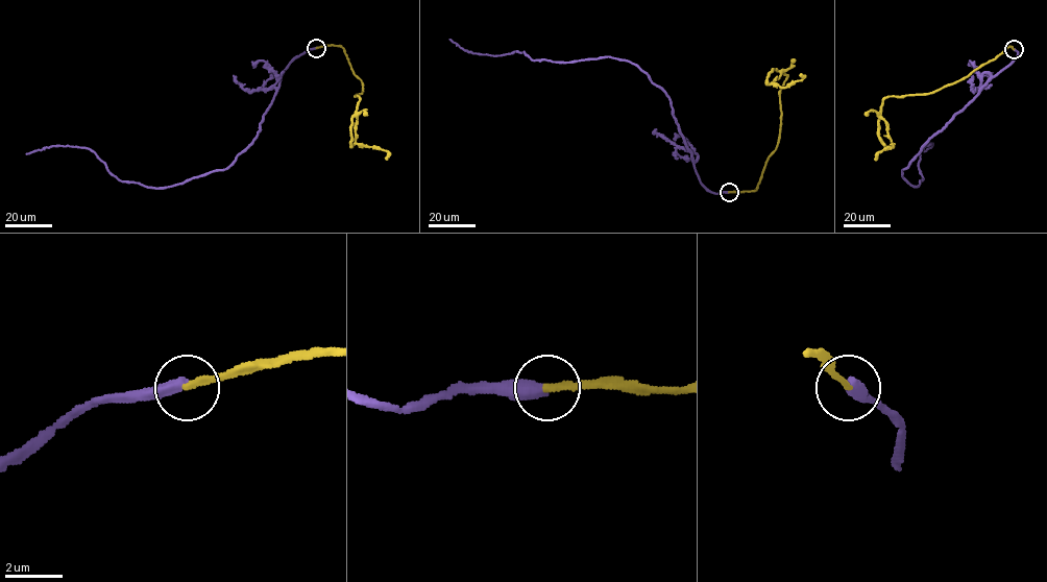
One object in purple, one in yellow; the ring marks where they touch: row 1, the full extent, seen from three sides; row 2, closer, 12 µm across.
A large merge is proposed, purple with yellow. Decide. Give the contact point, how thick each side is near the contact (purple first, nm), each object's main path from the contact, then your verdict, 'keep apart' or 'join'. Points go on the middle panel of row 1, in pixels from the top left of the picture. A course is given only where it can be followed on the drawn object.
at (729, 192); 440 nm thick on the purple side, 200 nm on the other; purple runs (729, 192), (714, 193), (701, 183), (670, 98), (629, 62), (479, 54), (449, 39); yellow runs (729, 192), (755, 191), (776, 146), (787, 75), (772, 82), (786, 88), (800, 74); keep apart

